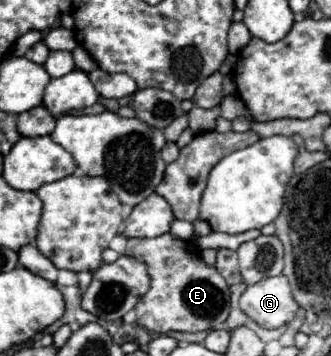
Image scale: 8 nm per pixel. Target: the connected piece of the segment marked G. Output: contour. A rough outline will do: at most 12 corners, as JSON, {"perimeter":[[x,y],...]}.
{"perimeter":[[285,276],[249,286],[239,306],[263,328],[299,308]]}

